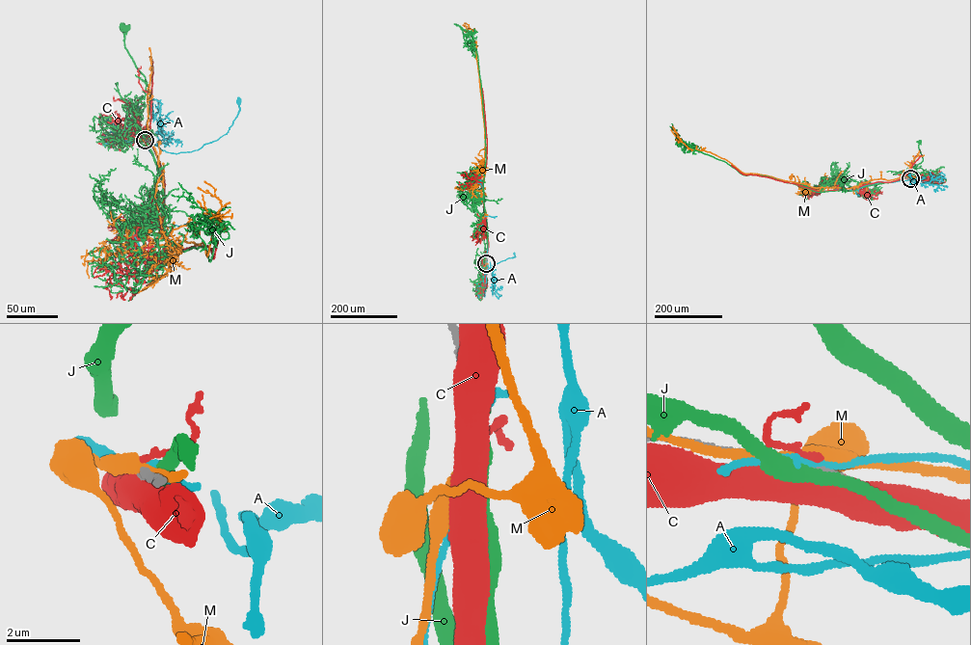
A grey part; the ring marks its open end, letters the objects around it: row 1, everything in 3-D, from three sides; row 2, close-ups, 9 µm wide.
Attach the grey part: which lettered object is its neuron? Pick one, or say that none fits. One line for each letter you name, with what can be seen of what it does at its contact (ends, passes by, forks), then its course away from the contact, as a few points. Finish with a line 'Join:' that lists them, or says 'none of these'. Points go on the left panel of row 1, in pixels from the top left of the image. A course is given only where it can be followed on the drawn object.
Join: none of these

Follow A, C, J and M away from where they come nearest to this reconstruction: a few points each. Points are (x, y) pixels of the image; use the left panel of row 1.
A: (145, 140), (171, 152), (199, 149), (226, 134), (239, 109), (239, 101)
C: (145, 140), (164, 179), (166, 255), (198, 245), (208, 247), (213, 258), (217, 240)
J: (145, 140), (137, 137), (144, 138), (146, 132), (149, 92), (125, 47), (125, 29)
M: (145, 140), (150, 140), (163, 174), (162, 236), (180, 240), (179, 253), (172, 231), (192, 220), (196, 230)

